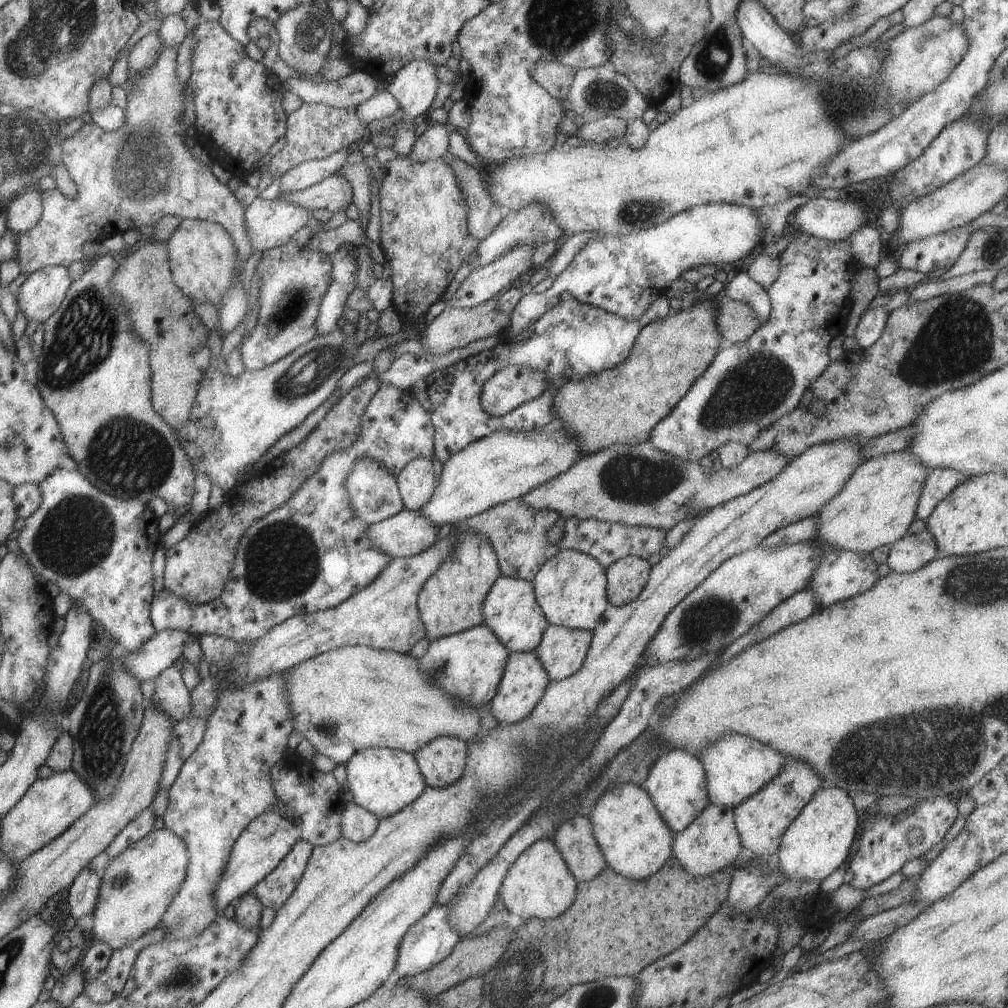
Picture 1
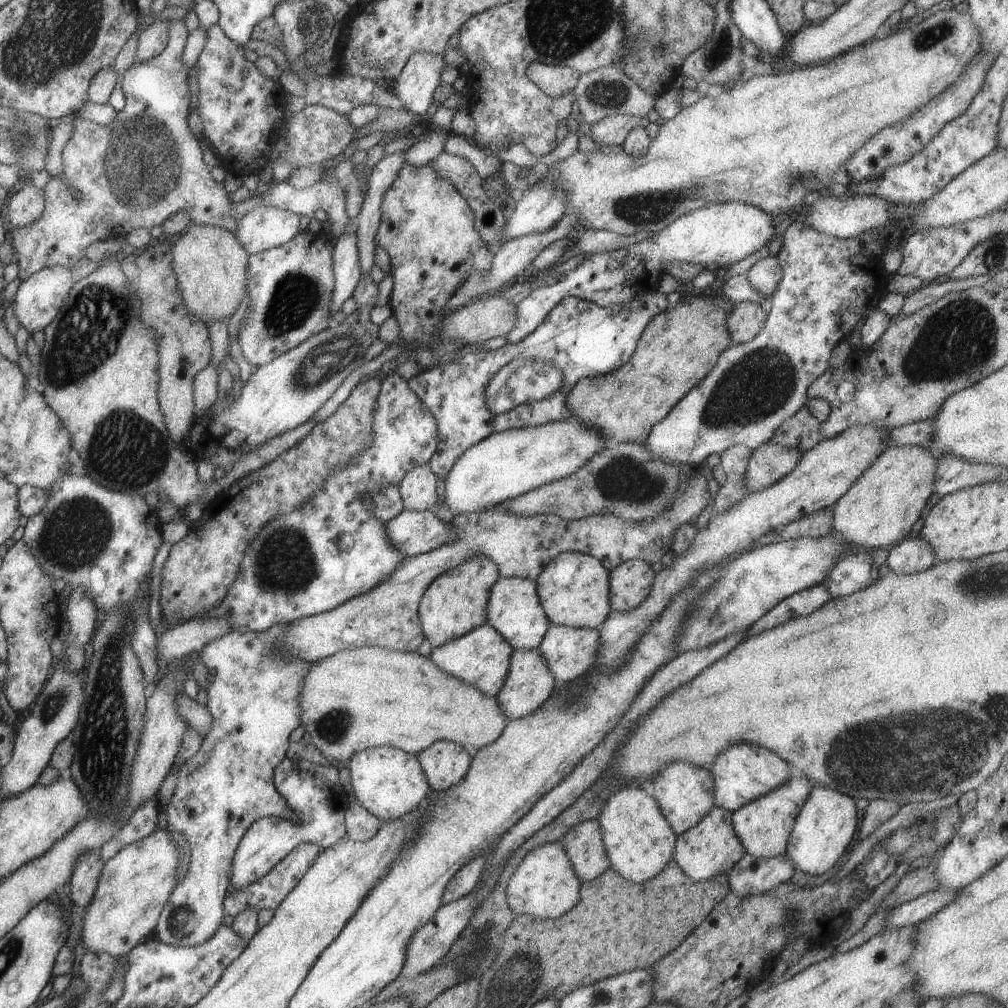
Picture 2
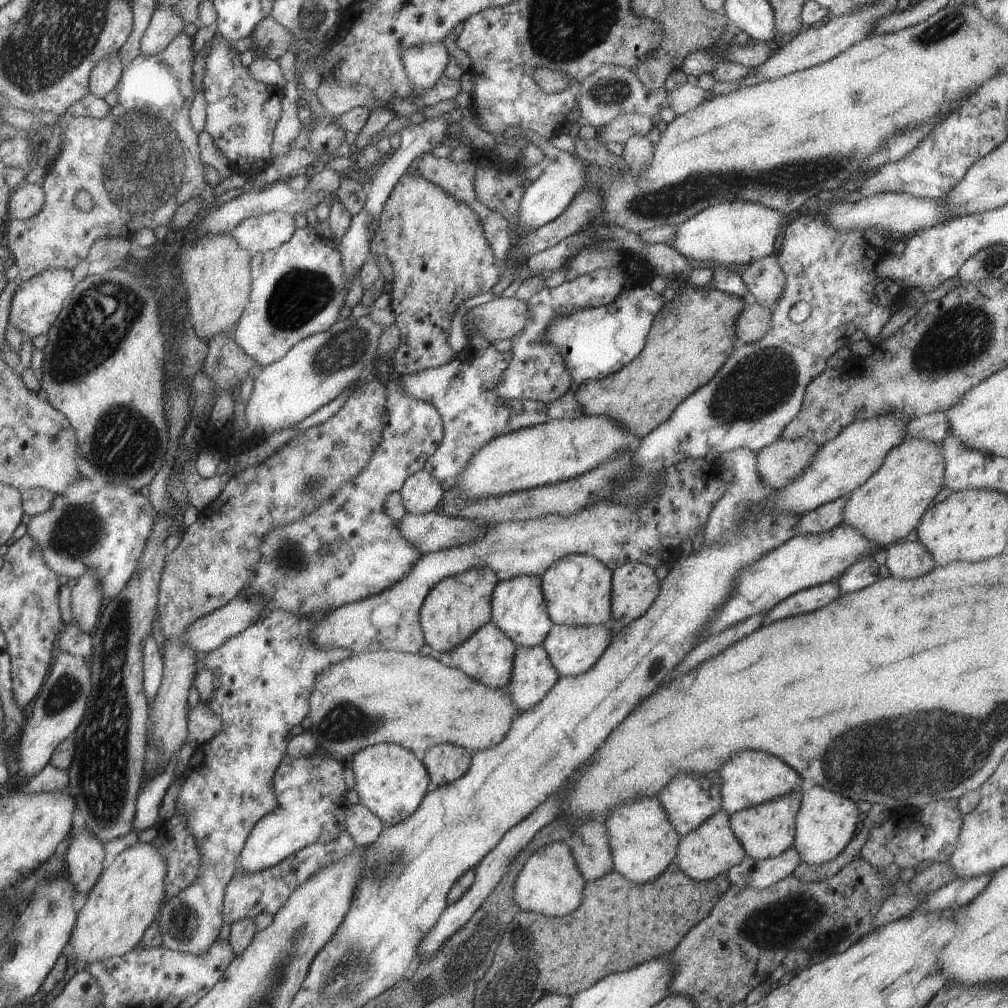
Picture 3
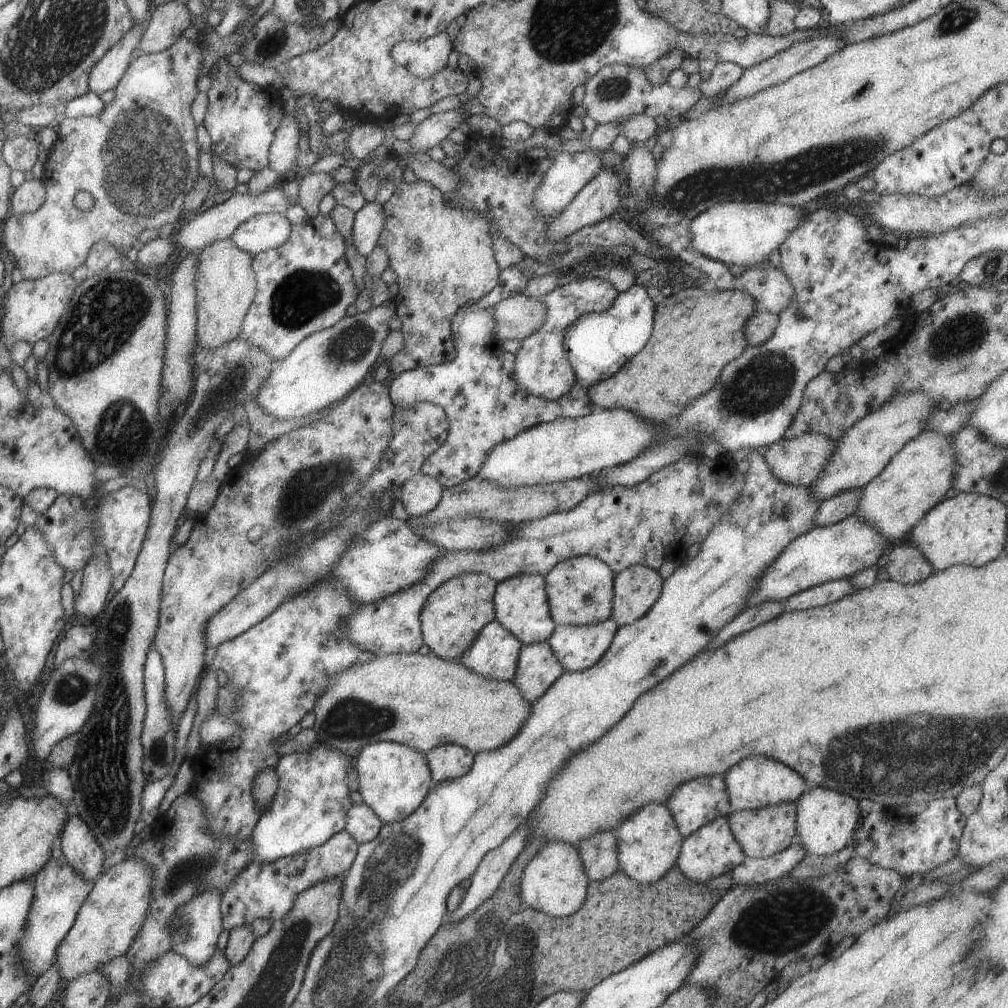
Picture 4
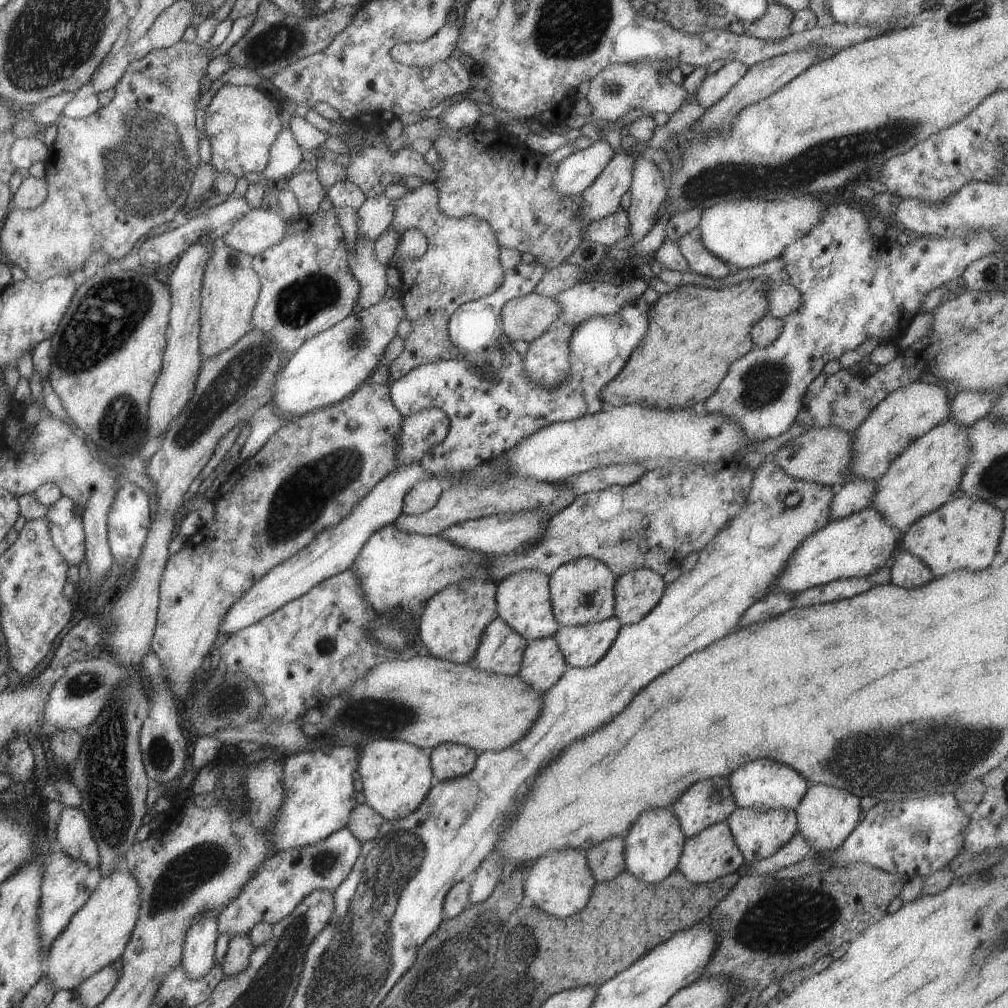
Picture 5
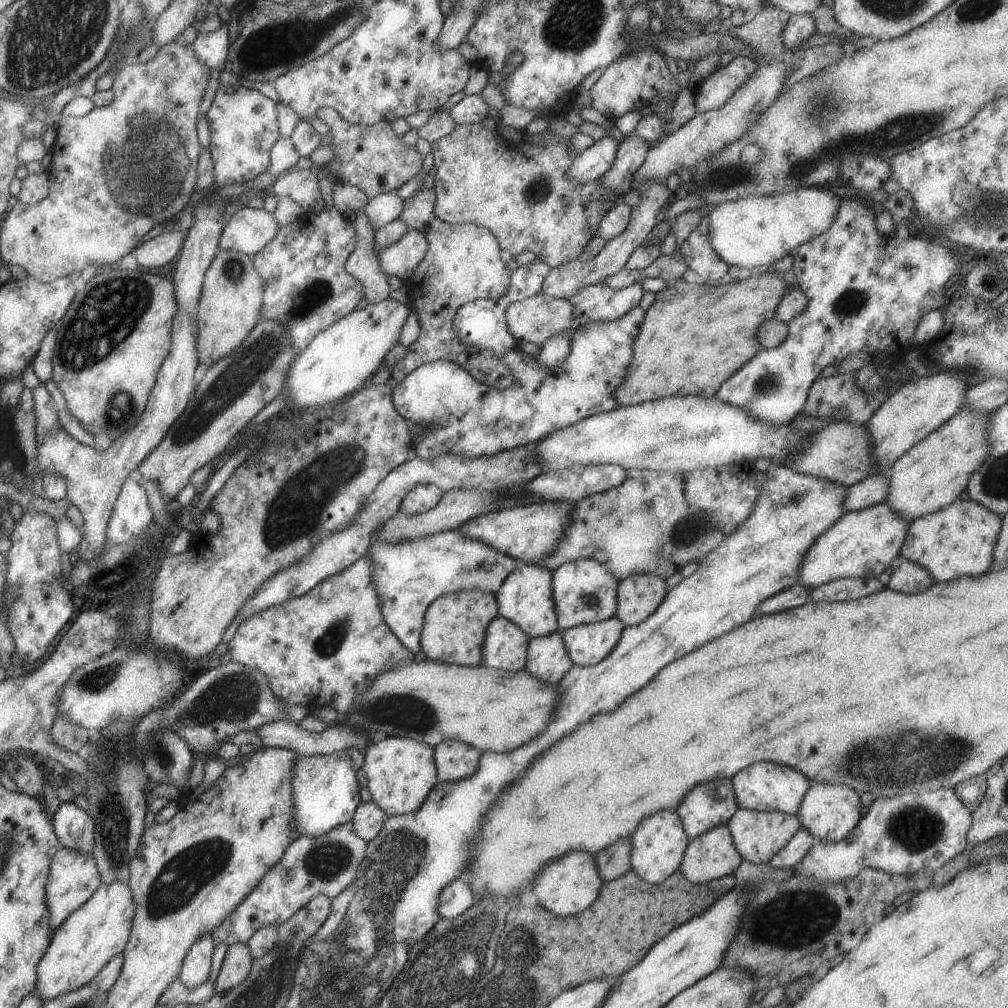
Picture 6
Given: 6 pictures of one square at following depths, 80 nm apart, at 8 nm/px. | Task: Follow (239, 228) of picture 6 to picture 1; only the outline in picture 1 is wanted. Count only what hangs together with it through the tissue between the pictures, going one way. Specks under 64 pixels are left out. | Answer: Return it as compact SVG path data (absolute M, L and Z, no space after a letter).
M256 197L243 207L246 237L253 252L263 252L291 240L291 236L305 226L309 212L283 199L261 199Z

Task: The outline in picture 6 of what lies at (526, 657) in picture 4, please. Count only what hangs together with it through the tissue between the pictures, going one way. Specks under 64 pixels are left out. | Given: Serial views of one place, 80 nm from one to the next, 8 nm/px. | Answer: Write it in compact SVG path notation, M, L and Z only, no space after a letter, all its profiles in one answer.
M559 630L542 637L529 638L526 651L524 669L550 685L557 685L574 665L565 650Z

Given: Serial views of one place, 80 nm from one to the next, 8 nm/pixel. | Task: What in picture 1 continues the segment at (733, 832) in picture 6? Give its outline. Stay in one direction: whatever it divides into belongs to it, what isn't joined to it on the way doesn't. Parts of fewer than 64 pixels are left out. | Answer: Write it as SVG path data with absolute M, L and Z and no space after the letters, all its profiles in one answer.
M794 761L792 767L784 765L771 782L733 809L734 825L740 844L758 857L769 857L778 850L785 829L799 814L801 807L809 802L814 790L825 785L820 776L803 761Z

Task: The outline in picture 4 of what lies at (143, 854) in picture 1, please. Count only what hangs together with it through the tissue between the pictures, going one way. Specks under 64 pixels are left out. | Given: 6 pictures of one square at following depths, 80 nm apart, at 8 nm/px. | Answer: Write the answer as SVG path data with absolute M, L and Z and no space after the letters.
M124 858L97 876L93 888L79 907L69 932L58 942L54 954L56 971L65 982L97 971L112 958L125 954L133 942L149 904L152 869L141 861Z

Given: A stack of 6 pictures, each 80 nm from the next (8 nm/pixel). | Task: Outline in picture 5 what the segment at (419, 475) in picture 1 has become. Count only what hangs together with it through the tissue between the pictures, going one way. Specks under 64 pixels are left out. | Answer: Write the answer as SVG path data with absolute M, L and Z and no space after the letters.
M437 479L417 481L406 493L402 500L402 513L416 515L429 510L438 501L443 490Z

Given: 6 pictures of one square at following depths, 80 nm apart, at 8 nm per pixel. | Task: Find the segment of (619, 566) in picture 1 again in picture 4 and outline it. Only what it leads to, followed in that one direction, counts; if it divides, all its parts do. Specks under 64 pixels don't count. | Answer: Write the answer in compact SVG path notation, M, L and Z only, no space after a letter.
M633 565L614 574L612 617L618 625L641 618L659 598L663 581L656 570Z

